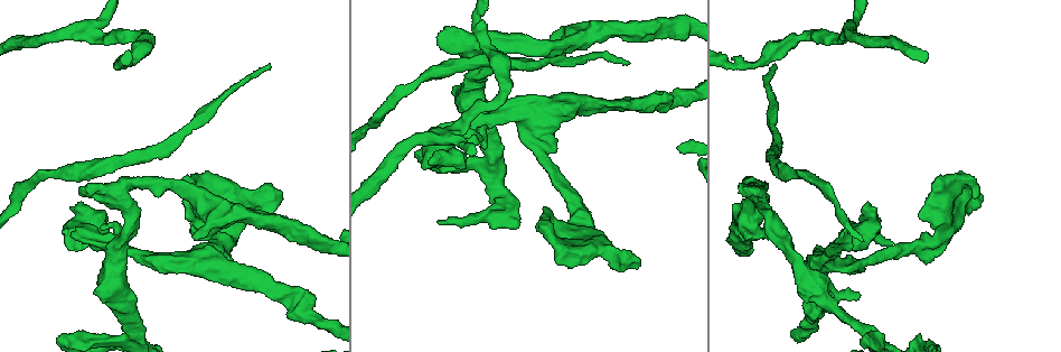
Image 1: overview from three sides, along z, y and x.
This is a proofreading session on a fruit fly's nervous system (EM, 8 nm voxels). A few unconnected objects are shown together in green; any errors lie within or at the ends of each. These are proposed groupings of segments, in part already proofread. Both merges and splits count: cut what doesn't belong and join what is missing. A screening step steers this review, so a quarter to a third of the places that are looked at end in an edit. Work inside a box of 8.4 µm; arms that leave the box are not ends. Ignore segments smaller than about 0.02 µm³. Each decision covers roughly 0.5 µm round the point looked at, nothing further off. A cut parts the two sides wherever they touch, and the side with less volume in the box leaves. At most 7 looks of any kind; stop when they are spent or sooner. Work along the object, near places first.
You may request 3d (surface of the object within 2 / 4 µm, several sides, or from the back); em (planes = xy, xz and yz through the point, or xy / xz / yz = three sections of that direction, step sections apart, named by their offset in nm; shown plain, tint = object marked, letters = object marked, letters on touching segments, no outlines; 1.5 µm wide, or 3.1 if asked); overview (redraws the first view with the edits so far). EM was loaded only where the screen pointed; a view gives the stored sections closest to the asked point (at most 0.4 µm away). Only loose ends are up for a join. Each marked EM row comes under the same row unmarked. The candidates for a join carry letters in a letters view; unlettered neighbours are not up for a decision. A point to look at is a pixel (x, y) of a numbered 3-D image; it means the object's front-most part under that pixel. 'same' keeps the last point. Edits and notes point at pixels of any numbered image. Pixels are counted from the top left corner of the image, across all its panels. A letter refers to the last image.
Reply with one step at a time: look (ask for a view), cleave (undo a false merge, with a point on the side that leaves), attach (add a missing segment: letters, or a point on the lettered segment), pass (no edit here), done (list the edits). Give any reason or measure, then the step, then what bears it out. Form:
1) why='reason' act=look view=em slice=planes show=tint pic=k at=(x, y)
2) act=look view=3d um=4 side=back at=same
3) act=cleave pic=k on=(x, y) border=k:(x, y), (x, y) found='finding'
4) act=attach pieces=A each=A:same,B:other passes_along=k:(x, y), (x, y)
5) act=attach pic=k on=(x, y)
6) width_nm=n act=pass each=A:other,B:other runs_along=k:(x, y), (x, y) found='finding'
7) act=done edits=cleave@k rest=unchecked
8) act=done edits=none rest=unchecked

act=look view=em slice=planes show=letters pic=1 at=(269, 63)

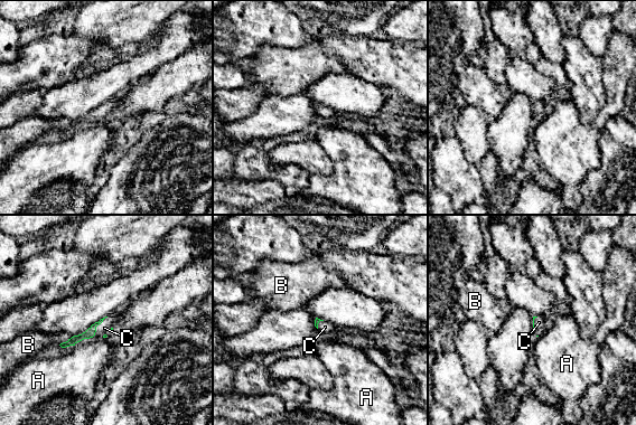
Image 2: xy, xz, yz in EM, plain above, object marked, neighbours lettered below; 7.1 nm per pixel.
act=attach pieces=C each=A:other,B:other,C:same passes_along=2:(91, 331), (96, 326), (104, 328) found='the neuron continues'

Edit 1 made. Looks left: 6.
why='see it whole again' act=look view=overview

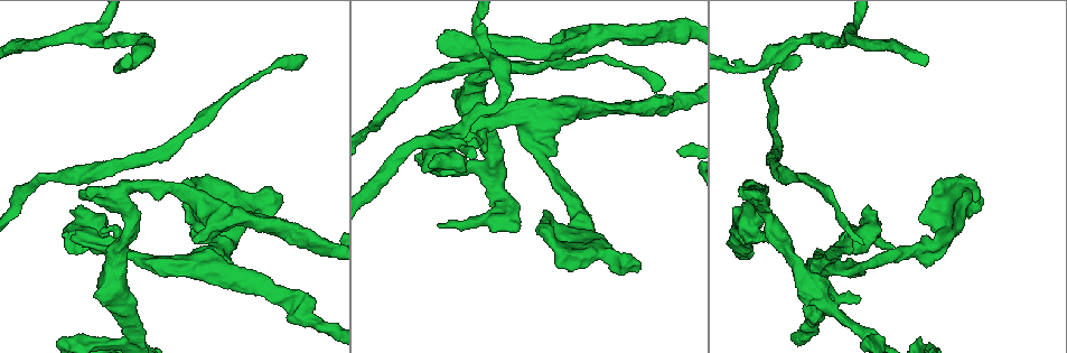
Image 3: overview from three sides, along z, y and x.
why='free end' act=look view=em slice=planes show=letters pic=3 at=(666, 97)

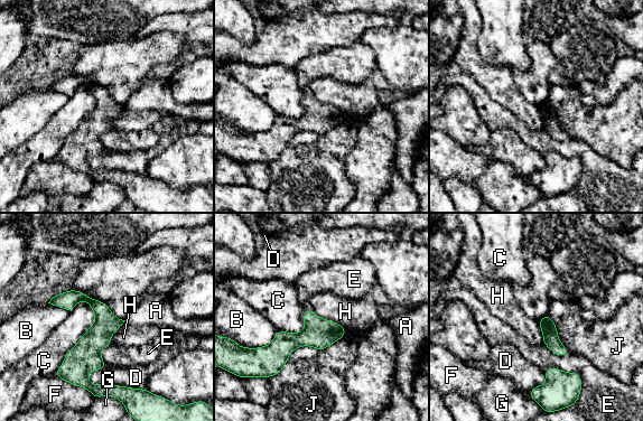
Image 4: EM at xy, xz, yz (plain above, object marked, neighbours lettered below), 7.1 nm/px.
longest_contact=C:600nm act=pass each=A:other,B:other,C:other,D:other,E:other,F:other,G:other,H:other,J:other found='no lettered segment goes on from it'

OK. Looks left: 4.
why='sharp bend' act=look view=em slice=xy step=4 show=tint pic=3 at=(208, 230)

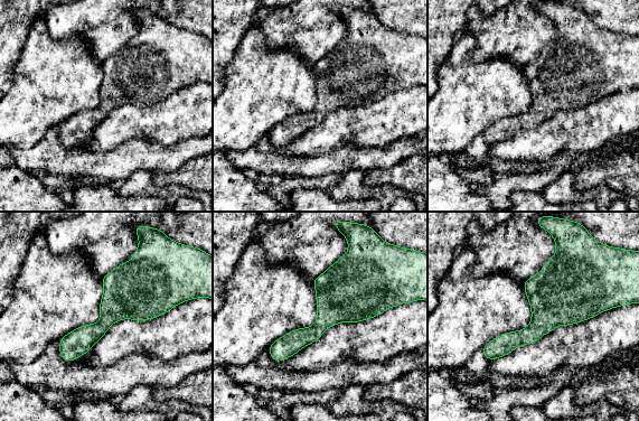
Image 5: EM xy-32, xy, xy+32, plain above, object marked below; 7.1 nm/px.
act=look view=em slice=xy step=4 show=letters at=same

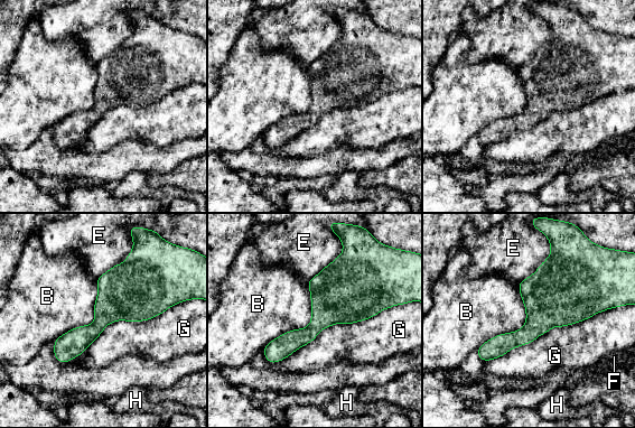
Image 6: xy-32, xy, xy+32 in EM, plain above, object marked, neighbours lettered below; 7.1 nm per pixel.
width_nm=220 act=pass each=B:other,E:other,F:other,G:other,H:other found='all the same neuron'

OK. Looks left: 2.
act=done edits=attach@2 rest=unchecked

